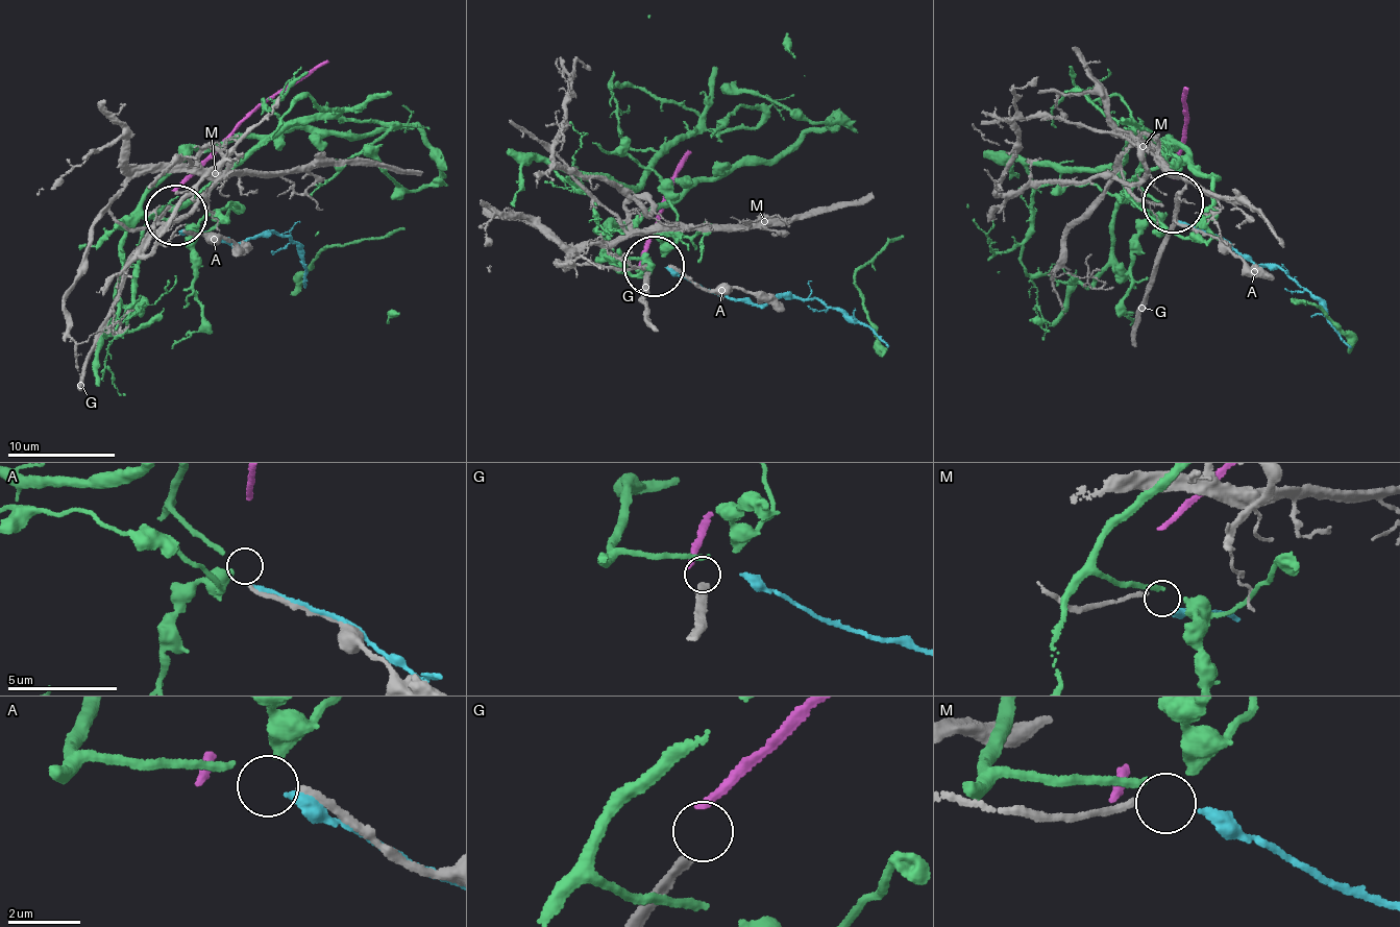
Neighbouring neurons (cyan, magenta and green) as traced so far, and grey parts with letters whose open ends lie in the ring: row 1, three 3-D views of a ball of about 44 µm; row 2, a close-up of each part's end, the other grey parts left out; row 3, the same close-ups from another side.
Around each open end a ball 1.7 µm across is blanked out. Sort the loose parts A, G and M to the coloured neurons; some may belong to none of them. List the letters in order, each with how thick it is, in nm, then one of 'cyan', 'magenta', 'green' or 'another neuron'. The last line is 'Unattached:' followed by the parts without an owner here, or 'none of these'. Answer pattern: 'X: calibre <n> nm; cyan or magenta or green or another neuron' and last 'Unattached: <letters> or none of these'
A: calibre 200 nm; green
G: calibre 280 nm; another neuron
M: calibre 200 nm; cyan
Unattached: G

